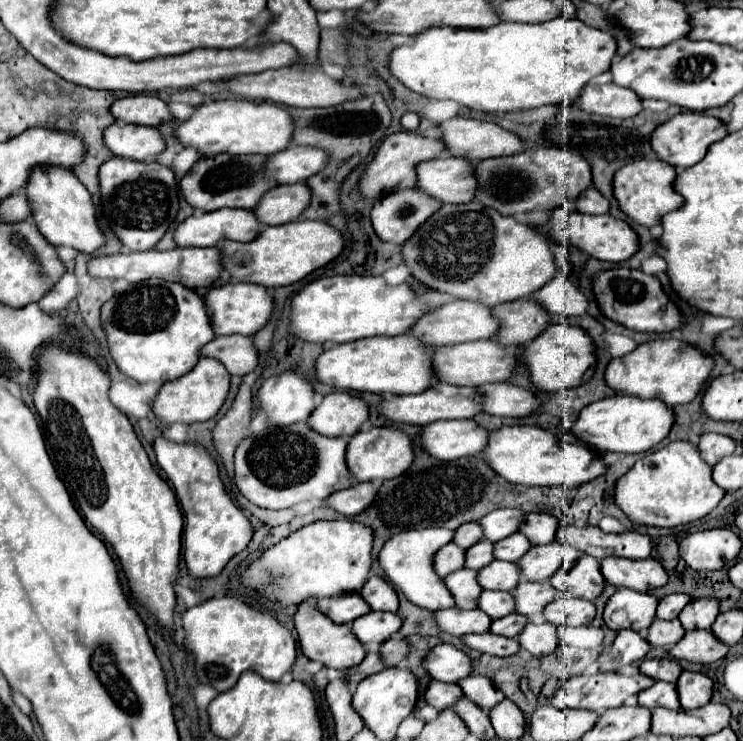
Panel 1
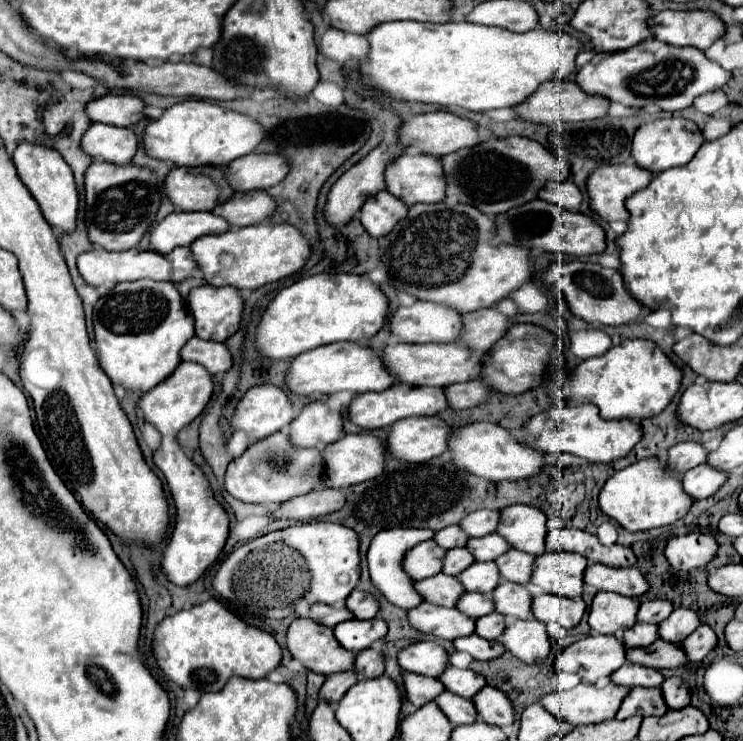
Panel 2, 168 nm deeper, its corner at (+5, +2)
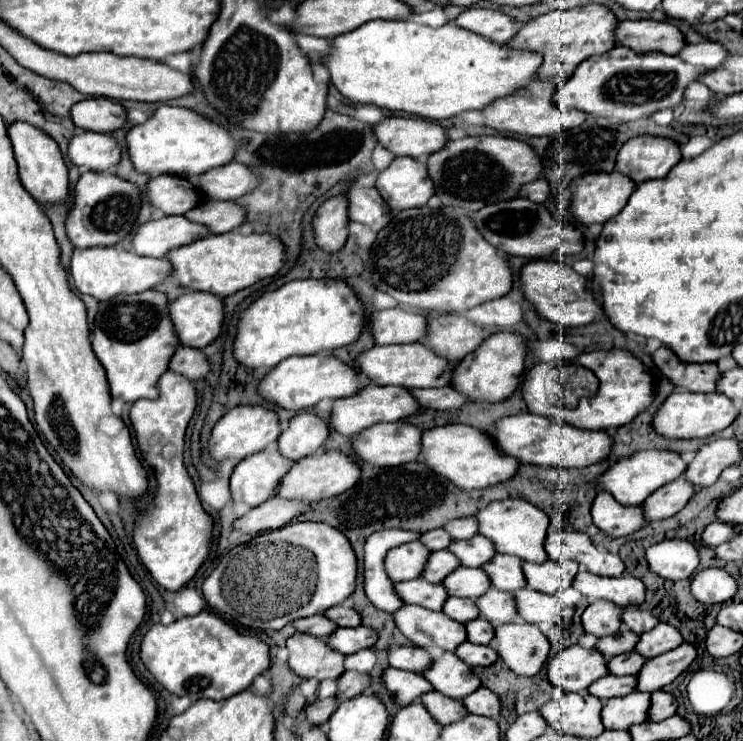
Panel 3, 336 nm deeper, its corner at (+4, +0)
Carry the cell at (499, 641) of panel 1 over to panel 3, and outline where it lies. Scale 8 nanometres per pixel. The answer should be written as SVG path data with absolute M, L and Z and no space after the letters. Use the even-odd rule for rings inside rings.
M464 641L464 643L456 649L456 655L458 655L466 665L470 665L470 667L476 667L476 665L488 667L488 665L492 665L492 663L498 659L498 655L494 653L492 647L474 645L474 643L470 643L470 641Z

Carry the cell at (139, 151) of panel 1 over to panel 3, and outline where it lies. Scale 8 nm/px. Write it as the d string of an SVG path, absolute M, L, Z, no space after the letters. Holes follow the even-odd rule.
M82 131L70 139L68 157L76 167L102 173L120 161L120 145L110 135Z

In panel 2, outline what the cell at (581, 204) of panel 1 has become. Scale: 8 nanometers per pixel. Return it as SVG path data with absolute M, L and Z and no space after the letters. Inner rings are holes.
M565 181L565 183L549 183L549 187L541 189L539 199L551 201L567 211L579 211L581 203L583 203L583 195L577 189L577 185L573 181Z

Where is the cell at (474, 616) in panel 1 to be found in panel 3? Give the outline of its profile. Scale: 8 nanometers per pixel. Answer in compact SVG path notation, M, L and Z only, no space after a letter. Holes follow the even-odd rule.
M402 605L392 613L396 627L418 647L426 649L438 658L445 651L456 651L466 641L466 629L462 623L452 621L444 613L430 609Z

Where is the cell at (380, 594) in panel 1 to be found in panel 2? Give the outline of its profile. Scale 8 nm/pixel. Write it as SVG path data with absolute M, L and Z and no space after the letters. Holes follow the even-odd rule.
M355 589L347 597L345 605L349 607L349 611L353 611L357 619L373 619L379 613L379 601L371 593L361 591L361 589Z

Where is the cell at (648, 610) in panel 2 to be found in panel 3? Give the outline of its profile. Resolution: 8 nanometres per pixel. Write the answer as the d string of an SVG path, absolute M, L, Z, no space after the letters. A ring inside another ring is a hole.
M624 609L620 619L636 635L642 635L642 633L654 629L654 625L658 625L656 617L650 617L648 613L642 613L640 609Z

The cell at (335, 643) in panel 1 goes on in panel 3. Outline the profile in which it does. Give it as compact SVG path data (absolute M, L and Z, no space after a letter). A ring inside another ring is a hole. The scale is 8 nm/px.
M294 633L286 647L290 651L288 665L302 679L338 679L344 673L344 655L334 653L324 639Z

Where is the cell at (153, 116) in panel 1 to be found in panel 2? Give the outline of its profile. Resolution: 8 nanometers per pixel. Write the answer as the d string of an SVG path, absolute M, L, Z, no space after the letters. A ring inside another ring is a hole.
M105 95L89 103L87 107L93 123L109 123L117 127L129 127L145 119L145 101L137 95Z

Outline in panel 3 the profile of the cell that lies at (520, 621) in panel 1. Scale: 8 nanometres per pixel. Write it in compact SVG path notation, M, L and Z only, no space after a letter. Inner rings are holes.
M480 617L466 623L466 639L476 643L476 645L488 645L494 639L494 627L488 621L482 621Z

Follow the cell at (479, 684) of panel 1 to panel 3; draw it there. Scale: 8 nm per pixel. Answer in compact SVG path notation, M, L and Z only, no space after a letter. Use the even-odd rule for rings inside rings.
M450 651L432 661L426 673L422 671L422 675L426 681L432 683L436 691L444 693L450 699L462 699L480 687L480 681L472 673L472 669L466 663L462 663L456 657L456 653Z

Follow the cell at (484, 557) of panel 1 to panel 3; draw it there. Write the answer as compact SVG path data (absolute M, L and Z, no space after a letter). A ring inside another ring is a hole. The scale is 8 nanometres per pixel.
M434 551L434 553L430 553L430 557L426 561L422 579L428 583L440 583L458 565L460 565L458 559L450 551Z

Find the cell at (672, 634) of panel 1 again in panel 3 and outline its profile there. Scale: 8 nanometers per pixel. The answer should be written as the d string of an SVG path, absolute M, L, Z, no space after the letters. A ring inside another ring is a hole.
M620 627L620 631L616 635L598 639L596 649L602 653L604 659L610 659L610 657L616 657L620 653L626 653L626 651L634 649L634 641L638 641L638 635Z

